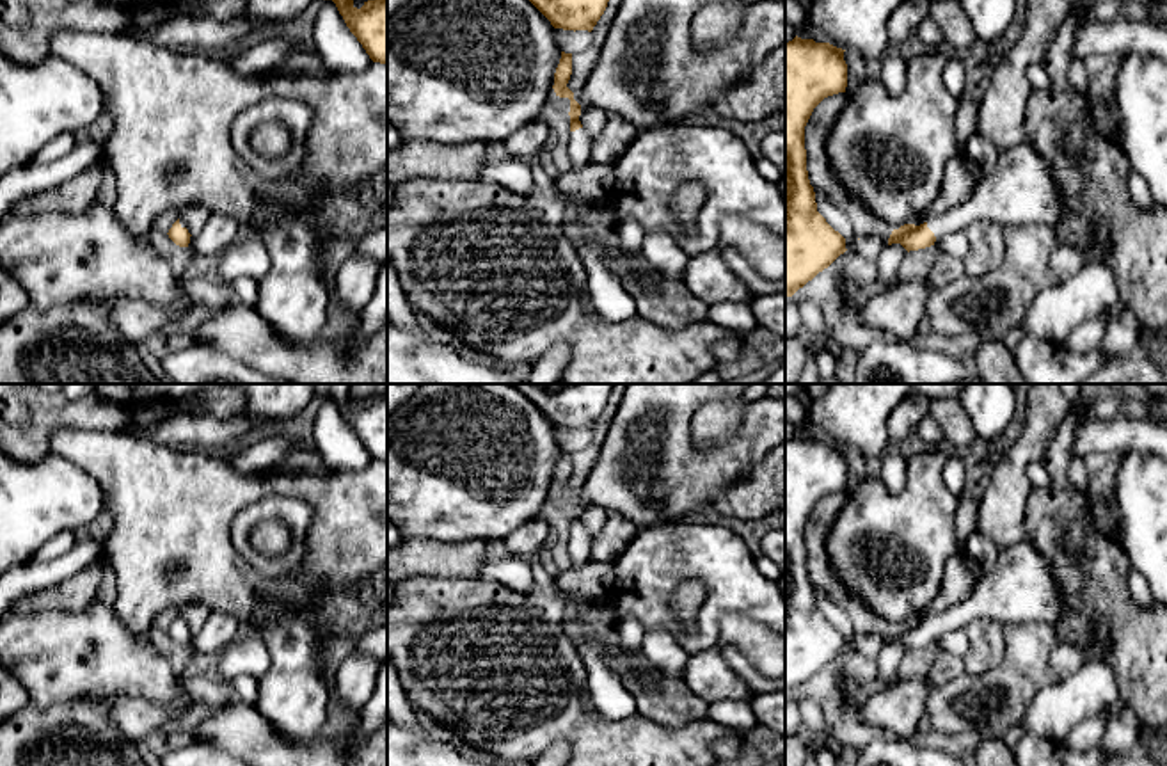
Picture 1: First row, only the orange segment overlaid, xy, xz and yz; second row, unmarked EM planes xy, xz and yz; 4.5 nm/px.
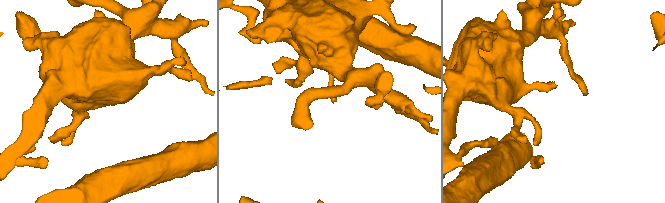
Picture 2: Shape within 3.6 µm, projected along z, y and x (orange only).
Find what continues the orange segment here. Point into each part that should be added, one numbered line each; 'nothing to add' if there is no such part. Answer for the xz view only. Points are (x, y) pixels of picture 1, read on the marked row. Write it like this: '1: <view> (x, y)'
1: xz (579, 143)

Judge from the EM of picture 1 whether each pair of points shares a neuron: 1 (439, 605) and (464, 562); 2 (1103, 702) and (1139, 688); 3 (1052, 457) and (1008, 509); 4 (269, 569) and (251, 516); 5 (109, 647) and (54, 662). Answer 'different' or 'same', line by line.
1: different
2: different
3: different
4: same
5: same

